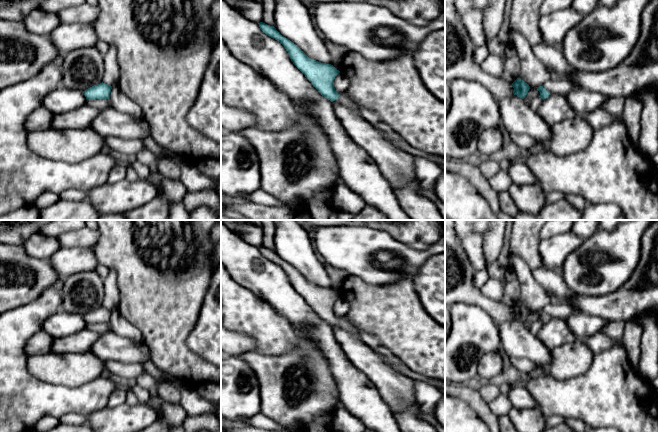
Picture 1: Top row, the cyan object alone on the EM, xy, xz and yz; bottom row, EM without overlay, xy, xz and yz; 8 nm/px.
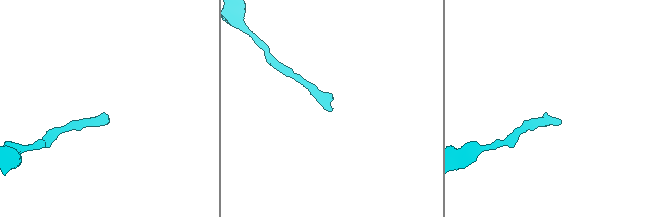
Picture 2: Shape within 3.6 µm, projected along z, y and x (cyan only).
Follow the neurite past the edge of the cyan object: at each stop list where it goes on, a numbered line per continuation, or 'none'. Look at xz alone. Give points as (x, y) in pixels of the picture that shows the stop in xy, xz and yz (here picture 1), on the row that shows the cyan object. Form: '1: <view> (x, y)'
1: xz (343, 99)

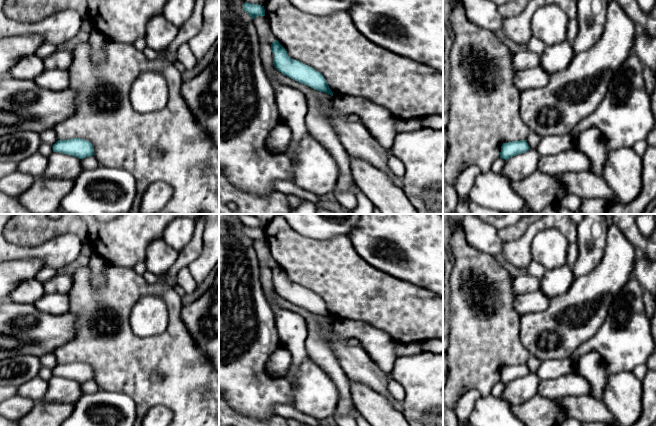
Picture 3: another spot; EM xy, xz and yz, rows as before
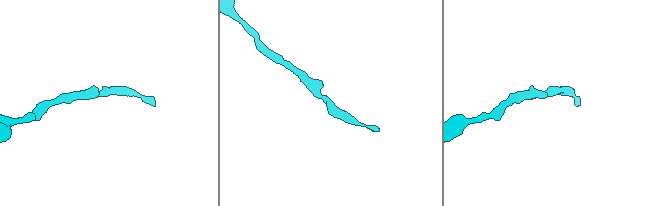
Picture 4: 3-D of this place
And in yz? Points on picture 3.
none

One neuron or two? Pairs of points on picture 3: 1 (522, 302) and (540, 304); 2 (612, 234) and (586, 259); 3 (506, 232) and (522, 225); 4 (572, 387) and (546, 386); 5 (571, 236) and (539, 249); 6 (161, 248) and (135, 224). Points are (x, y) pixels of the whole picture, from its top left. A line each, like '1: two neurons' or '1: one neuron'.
1: one neuron
2: two neurons
3: one neuron
4: one neuron
5: two neurons
6: two neurons

